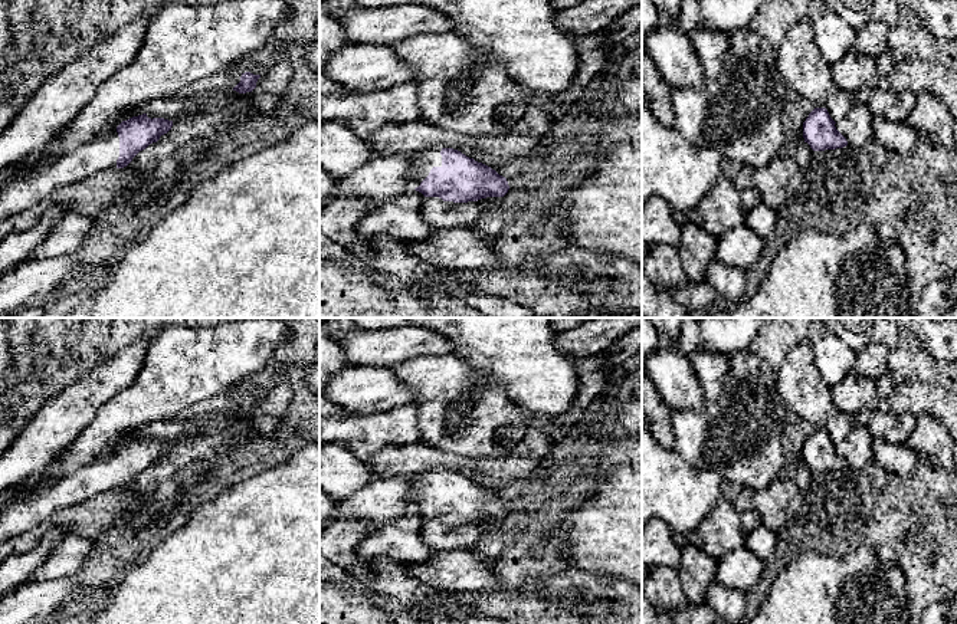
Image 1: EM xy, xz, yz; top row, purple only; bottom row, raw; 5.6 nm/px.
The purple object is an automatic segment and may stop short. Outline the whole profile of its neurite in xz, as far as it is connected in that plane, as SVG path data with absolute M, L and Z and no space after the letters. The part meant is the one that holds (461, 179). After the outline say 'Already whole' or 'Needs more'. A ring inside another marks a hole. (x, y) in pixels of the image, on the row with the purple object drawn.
M439 147L406 157L412 162L407 177L425 197L468 203L504 197L509 190L505 177L453 148Z. Needs more

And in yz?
M815 108L803 122L803 138L813 151L836 150L848 145L836 129L826 108Z. Already whole

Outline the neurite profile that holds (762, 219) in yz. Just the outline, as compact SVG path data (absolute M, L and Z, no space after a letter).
M760 203L747 216L745 226L763 239L771 236L777 221L777 211Z

